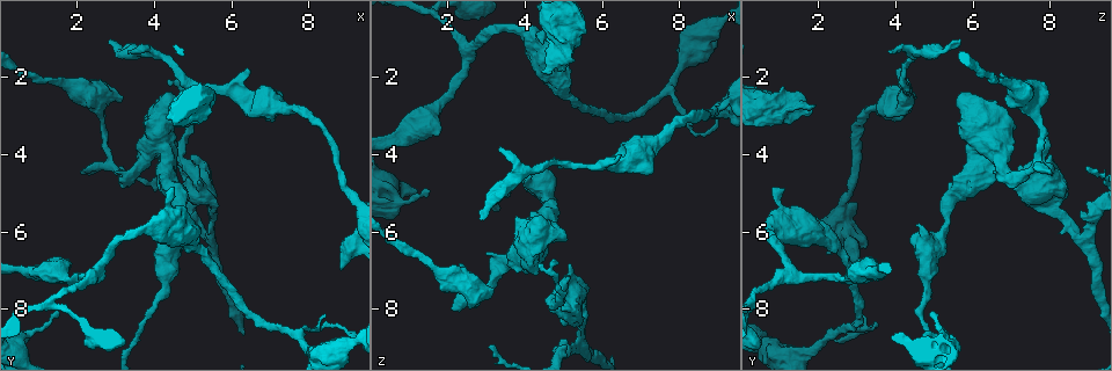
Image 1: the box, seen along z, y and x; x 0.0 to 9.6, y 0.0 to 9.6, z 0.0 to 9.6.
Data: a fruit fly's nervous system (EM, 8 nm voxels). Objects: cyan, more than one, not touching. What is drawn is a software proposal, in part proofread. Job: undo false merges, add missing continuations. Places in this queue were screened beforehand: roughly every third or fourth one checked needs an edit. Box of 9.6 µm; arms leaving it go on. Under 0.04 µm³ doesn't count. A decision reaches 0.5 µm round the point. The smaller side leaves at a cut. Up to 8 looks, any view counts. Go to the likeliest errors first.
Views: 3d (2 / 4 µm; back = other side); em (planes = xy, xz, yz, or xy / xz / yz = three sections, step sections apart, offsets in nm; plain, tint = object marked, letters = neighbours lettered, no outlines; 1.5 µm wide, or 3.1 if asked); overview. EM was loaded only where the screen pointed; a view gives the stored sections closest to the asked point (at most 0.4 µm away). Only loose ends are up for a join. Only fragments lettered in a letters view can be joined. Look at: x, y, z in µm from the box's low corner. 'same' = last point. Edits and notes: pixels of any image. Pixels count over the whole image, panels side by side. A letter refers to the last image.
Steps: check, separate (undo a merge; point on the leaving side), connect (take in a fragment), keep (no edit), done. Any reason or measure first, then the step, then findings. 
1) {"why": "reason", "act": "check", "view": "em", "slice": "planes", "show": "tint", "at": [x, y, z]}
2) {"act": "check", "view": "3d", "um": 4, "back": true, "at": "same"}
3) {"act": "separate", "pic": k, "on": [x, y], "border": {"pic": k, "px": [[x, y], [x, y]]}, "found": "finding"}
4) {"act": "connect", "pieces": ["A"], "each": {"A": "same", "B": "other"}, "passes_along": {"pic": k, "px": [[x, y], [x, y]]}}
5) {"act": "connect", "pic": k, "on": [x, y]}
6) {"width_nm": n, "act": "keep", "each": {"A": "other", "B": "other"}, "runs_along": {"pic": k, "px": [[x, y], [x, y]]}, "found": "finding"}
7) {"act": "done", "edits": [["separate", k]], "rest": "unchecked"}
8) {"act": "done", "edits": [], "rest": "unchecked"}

{"why": "an open end", "act": "check", "view": "em", "slice": "planes", "show": "tint", "at": [2.90, 1.10, 5.75]}

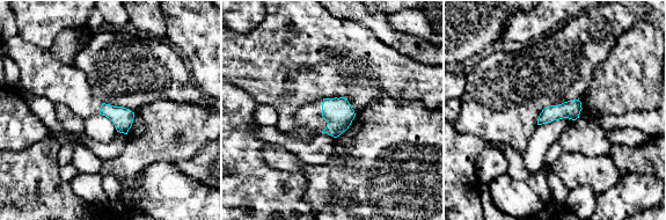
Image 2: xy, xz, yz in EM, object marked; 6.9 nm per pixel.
{"why": "what lies round it", "act": "check", "view": "em", "slice": "planes", "show": "letters", "at": "same"}

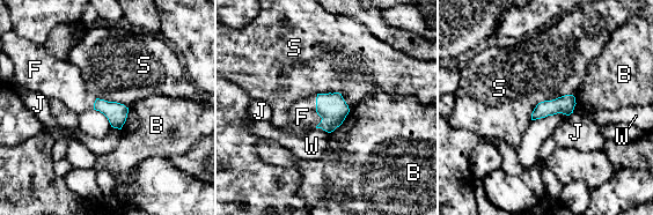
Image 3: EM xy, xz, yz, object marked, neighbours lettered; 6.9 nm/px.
{"act": "connect", "pieces": ["F"], "each": {"B": "other", "F": "same", "J": "other", "S": "other", "W": "other"}, "passes_along": {"pic": 3, "px": [[332, 109], [316, 111], [302, 117]]}, "found": "it goes on there"}

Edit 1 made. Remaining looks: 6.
{"why": "redraw", "act": "check", "view": "overview"}

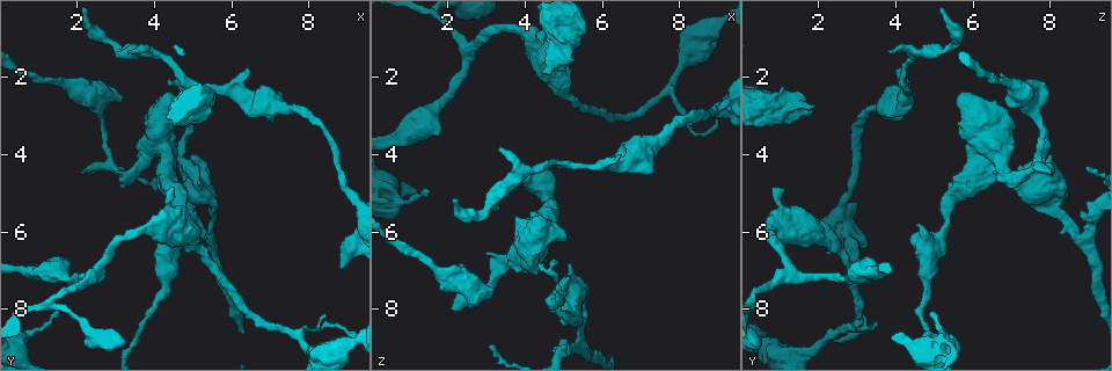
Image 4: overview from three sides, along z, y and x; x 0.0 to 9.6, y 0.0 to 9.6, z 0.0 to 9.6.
{"why": "thick end", "act": "check", "view": "em", "slice": "xy", "step": 8, "show": "tint", "at": [4.50, 2.70, 1.85]}

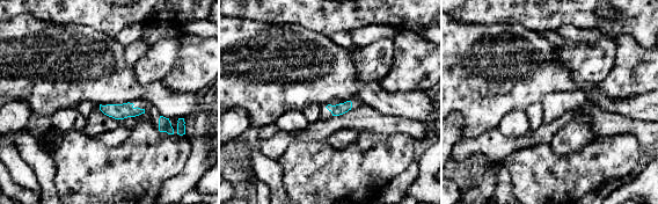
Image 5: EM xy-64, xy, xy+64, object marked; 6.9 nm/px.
{"act": "check", "view": "em", "slice": "planes", "show": "letters", "at": "same"}

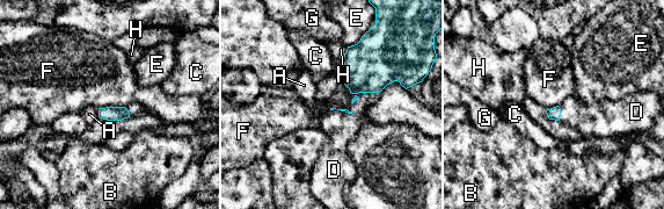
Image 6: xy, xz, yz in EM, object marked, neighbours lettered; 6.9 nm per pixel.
{"act": "connect", "pieces": ["D"], "each": {"A": "other", "B": "other", "C": "other", "D": "same", "E": "other", "F": "other", "G": "other", "H": "other"}, "passes_along": {"pic": 6, "px": [[554, 113], [560, 113], [595, 120]]}, "found": "it goes on there"}

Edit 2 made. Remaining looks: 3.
{"why": "an open end", "act": "check", "view": "3d", "um": 4, "at": [2.05, 4.50, 8.00]}

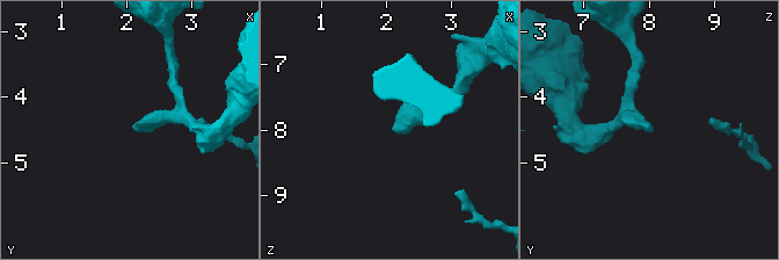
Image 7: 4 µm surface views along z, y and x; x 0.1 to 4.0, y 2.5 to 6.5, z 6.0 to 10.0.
{"act": "check", "view": "em", "slice": "planes", "show": "plain", "at": [2.10, 4.45, 8.00]}

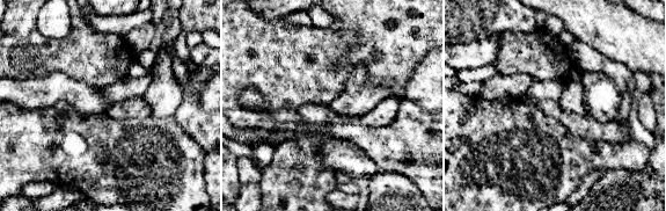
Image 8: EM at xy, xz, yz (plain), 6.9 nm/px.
{"act": "check", "view": "em", "slice": "planes", "show": "letters", "at": "same"}

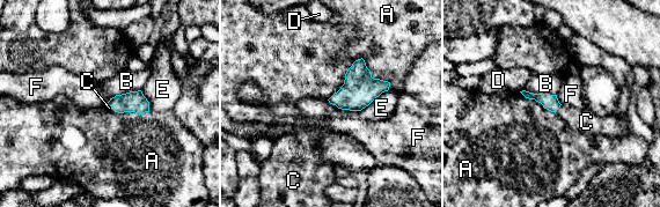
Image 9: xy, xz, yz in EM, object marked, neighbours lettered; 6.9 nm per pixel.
{"longest_contact_nm": ["A", 460], "act": "connect", "pieces": ["C"], "each": {"A": "other", "B": "other", "C": "same", "D": "other", "E": "other", "F": "other"}, "passes_along": {"pic": 9, "px": [[550, 102], [558, 108], [586, 122]]}, "found": "it goes on there"}

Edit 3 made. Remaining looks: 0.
{"act": "done", "edits": [["connect", 3], ["connect", 6], ["connect", 9]], "rest": "unchecked"}

